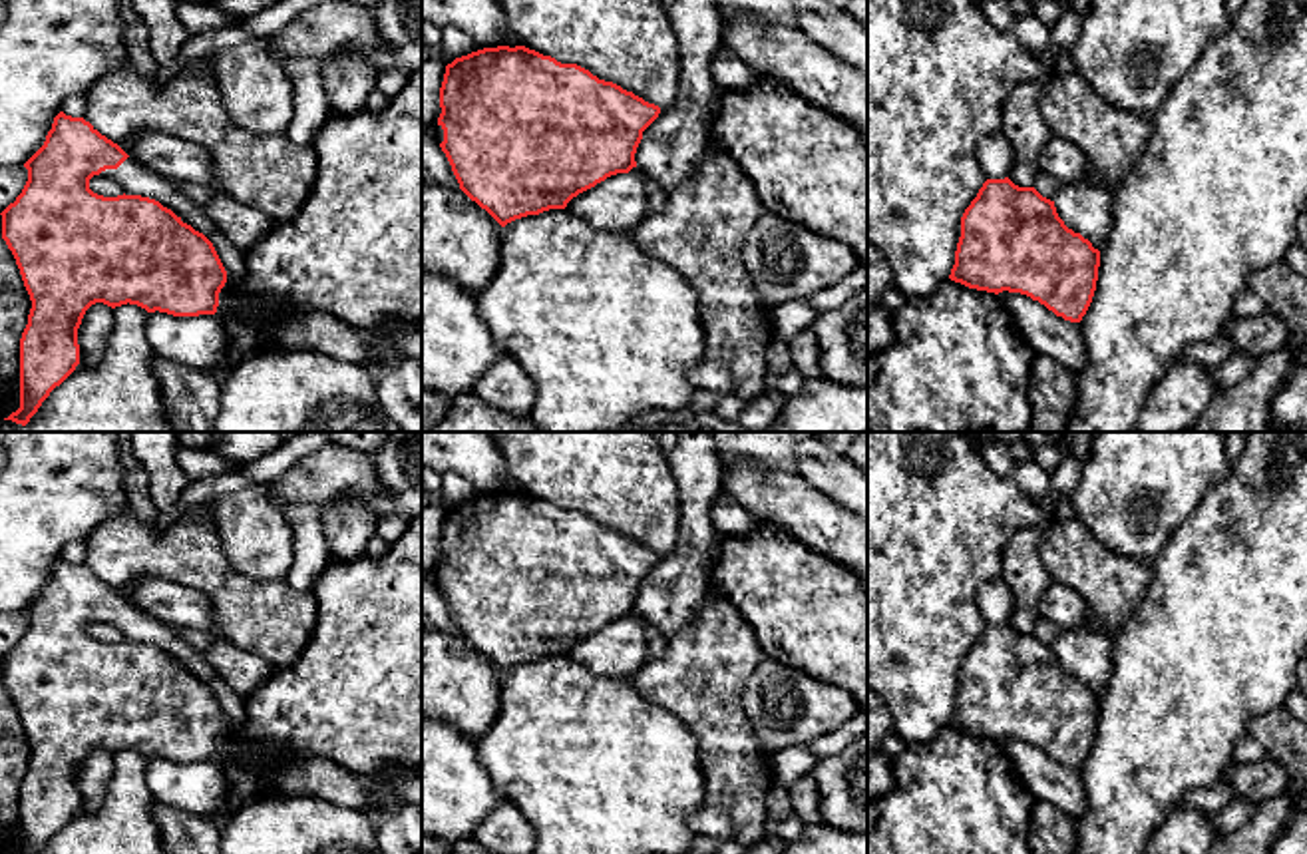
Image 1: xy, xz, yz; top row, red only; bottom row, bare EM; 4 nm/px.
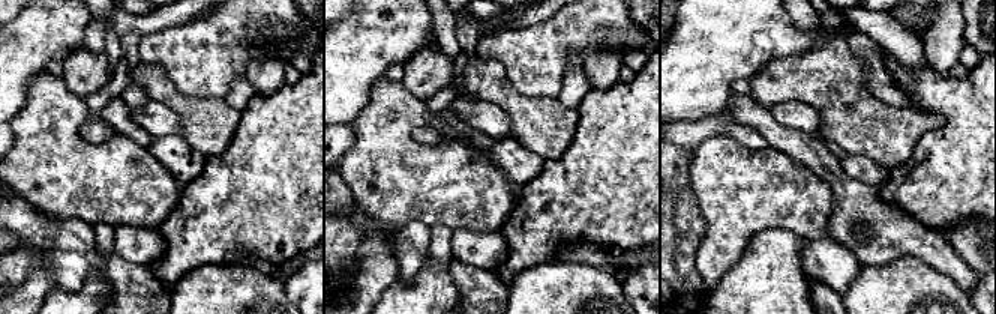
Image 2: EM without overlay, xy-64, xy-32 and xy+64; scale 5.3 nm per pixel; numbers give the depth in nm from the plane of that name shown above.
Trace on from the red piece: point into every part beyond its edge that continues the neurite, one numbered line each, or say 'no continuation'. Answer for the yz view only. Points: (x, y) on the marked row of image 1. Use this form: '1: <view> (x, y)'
1: yz (1085, 208)

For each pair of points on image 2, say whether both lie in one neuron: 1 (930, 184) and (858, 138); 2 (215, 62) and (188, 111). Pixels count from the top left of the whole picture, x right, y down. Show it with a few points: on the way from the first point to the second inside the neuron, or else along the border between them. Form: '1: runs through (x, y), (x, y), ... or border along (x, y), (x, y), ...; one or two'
1: border along (921, 135), (912, 153), (890, 172); two
2: border along (168, 75), (182, 93), (222, 99); two

